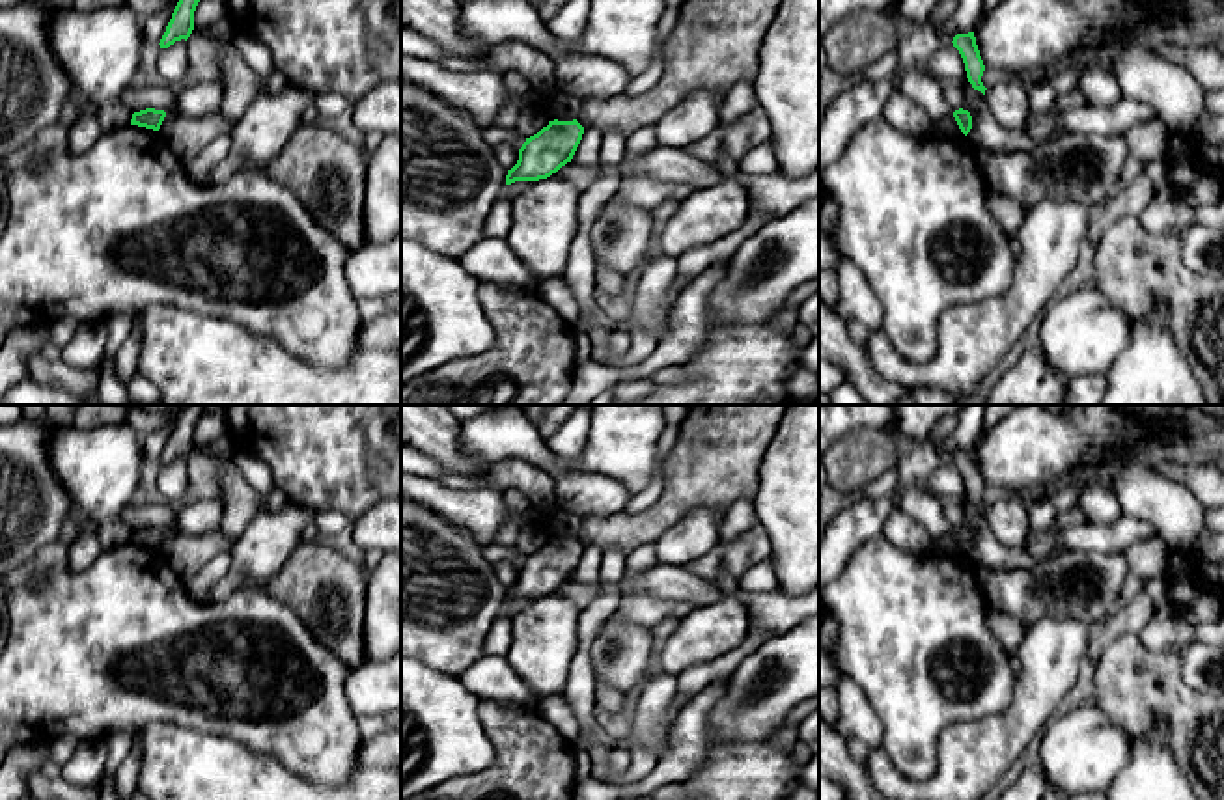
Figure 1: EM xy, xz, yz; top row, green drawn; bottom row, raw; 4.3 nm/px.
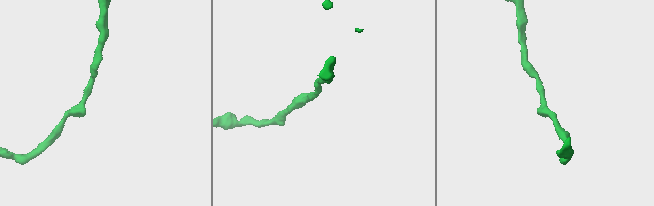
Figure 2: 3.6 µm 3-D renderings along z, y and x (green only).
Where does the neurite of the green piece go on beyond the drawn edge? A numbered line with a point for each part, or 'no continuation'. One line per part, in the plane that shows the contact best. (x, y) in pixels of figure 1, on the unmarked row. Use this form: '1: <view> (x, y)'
no continuation

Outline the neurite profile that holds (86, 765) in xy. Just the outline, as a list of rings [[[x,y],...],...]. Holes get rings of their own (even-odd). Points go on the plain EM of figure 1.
[[[80,740],[76,752],[62,766],[62,778],[76,785],[95,785],[103,778],[106,759],[104,740]]]

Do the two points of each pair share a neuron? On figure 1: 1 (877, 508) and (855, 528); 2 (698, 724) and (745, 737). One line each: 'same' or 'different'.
1: same
2: different

